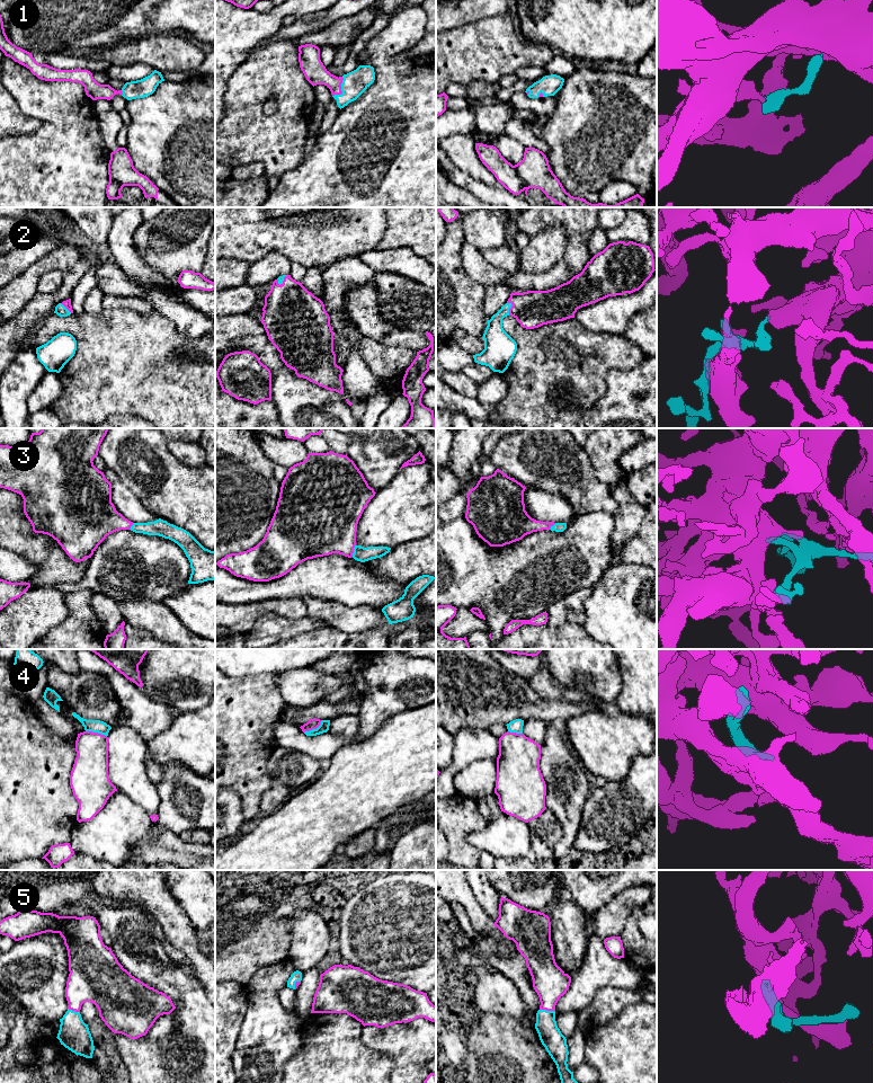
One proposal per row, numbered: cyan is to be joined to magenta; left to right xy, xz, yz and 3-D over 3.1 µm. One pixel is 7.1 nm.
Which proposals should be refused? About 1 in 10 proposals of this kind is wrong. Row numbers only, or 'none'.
none

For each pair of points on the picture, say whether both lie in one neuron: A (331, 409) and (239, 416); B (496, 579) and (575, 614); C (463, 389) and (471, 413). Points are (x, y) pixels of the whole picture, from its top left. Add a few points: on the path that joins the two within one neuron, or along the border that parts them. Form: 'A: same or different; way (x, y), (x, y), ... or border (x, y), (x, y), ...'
A: different; border (272, 399), (278, 416)
B: different; border (575, 591), (553, 601), (545, 610)
C: different; border (447, 384), (463, 396), (475, 398)

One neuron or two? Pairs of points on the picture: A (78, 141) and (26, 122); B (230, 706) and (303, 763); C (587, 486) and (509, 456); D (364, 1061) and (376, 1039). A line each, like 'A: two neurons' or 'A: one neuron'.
A: two neurons
B: two neurons
C: one neuron
D: two neurons

